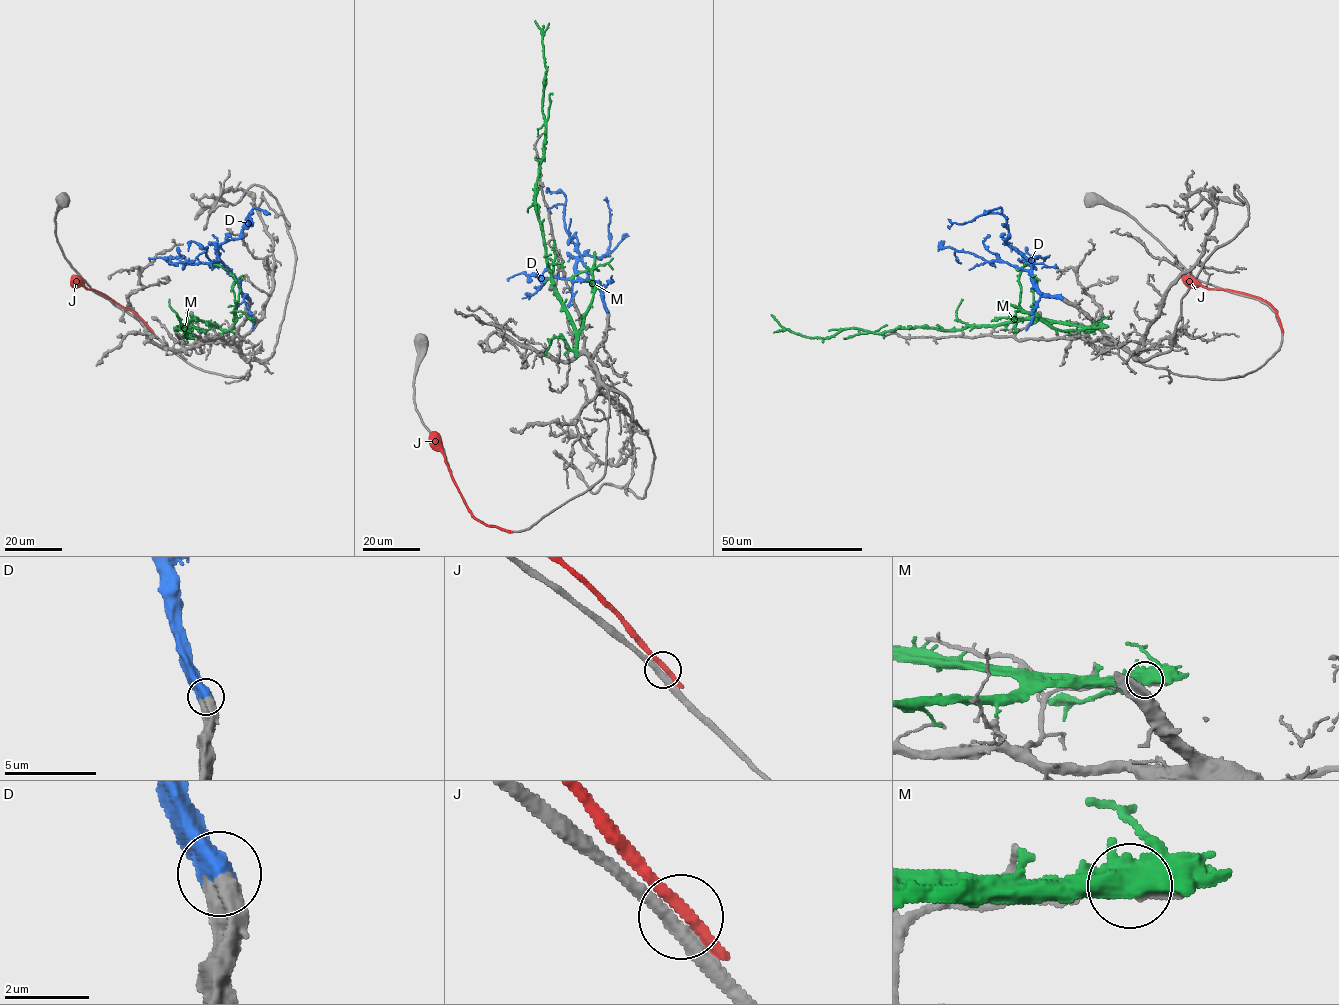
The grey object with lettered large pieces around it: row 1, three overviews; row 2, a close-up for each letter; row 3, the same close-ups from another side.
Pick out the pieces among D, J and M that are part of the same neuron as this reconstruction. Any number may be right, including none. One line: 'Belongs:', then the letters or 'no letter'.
Belongs: D

